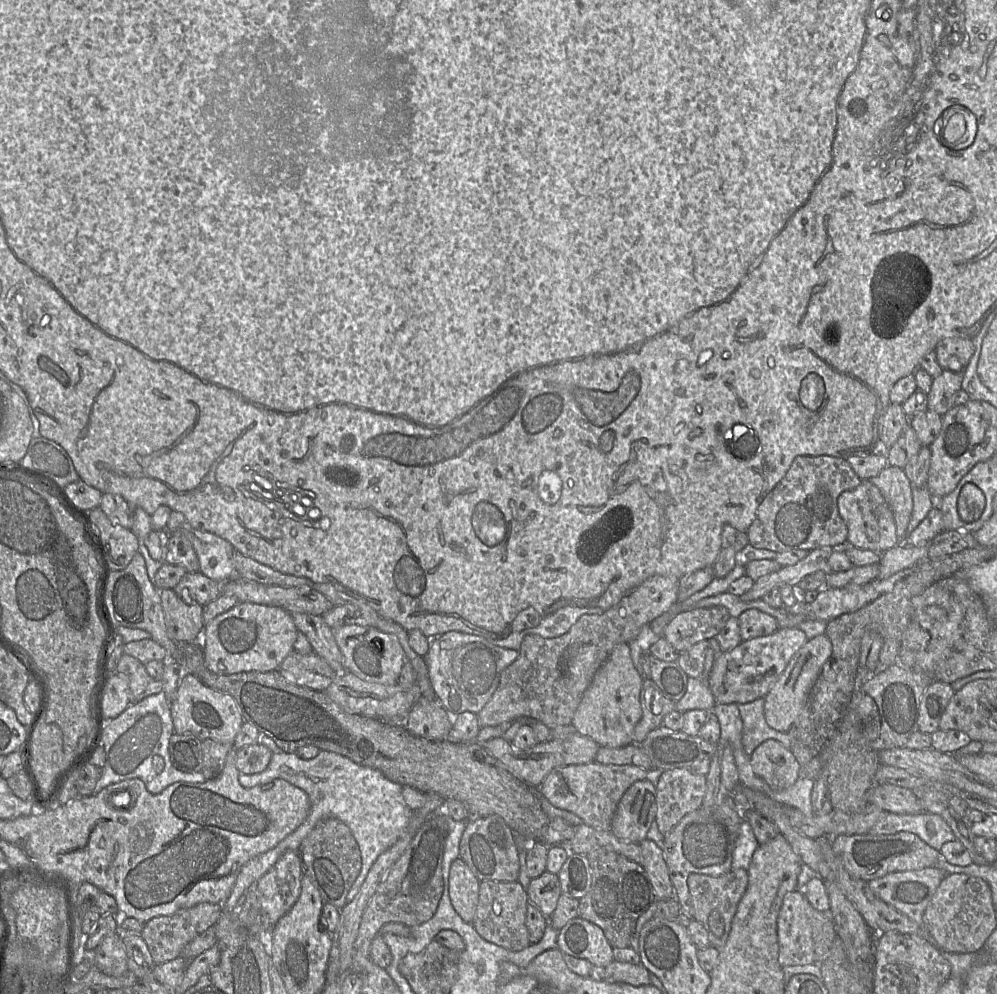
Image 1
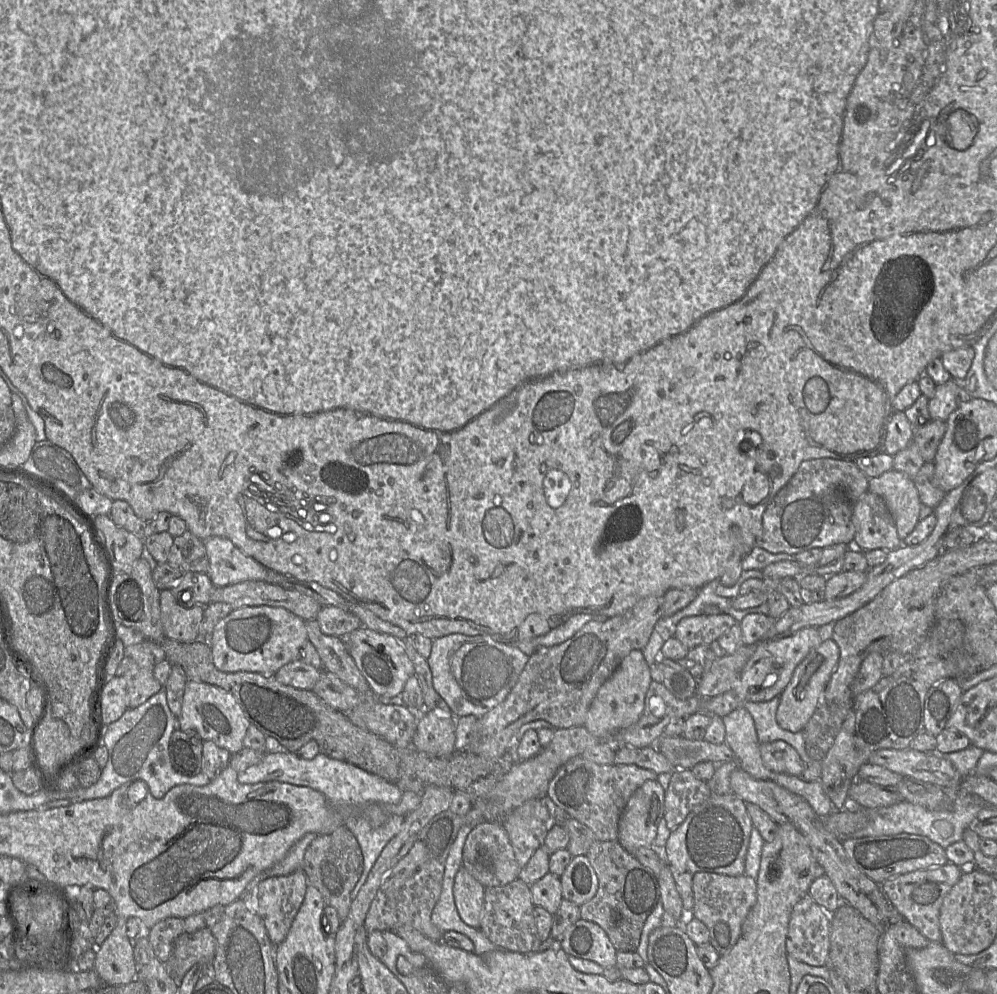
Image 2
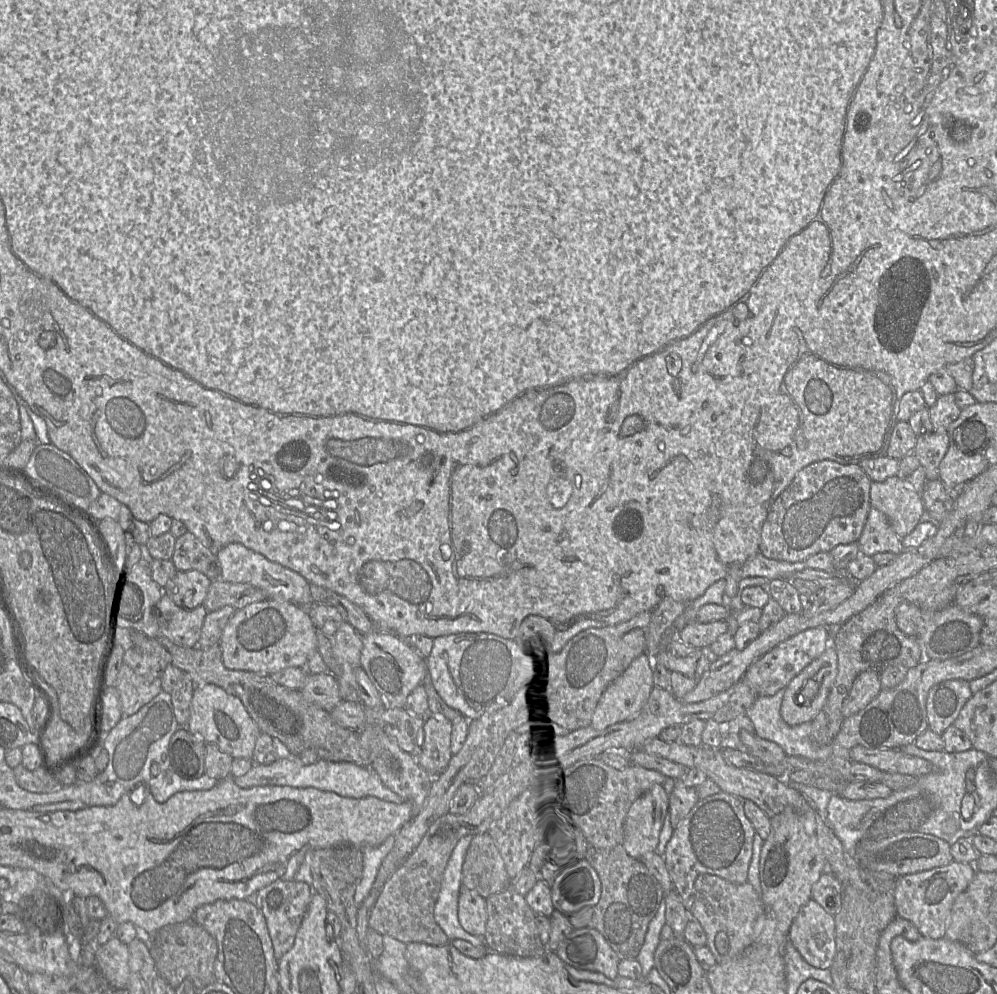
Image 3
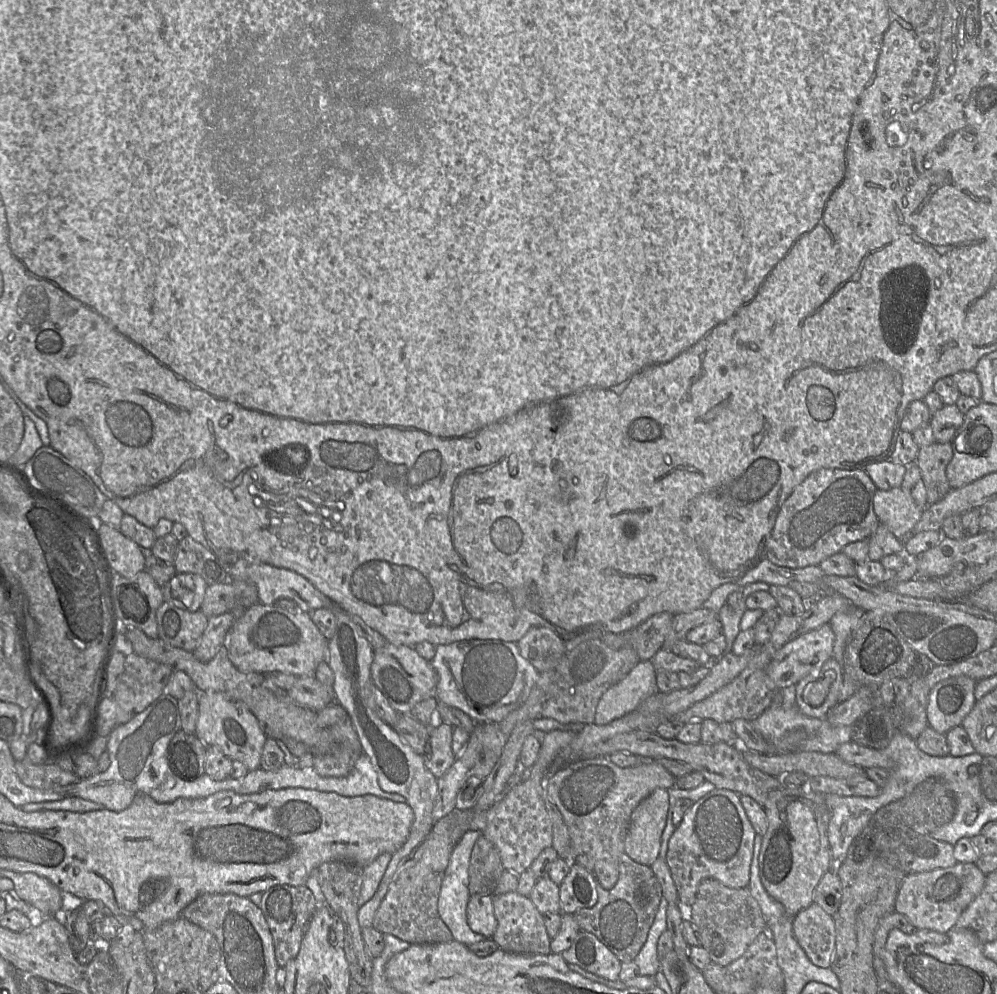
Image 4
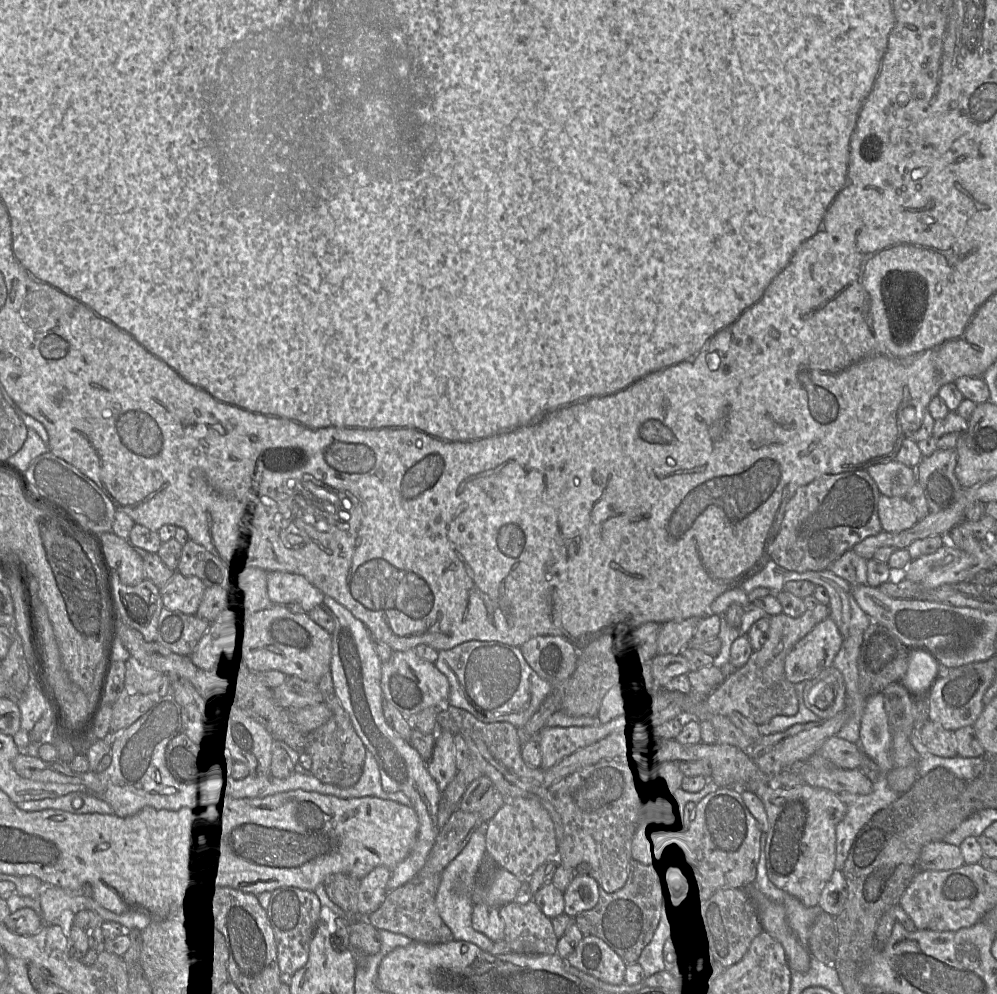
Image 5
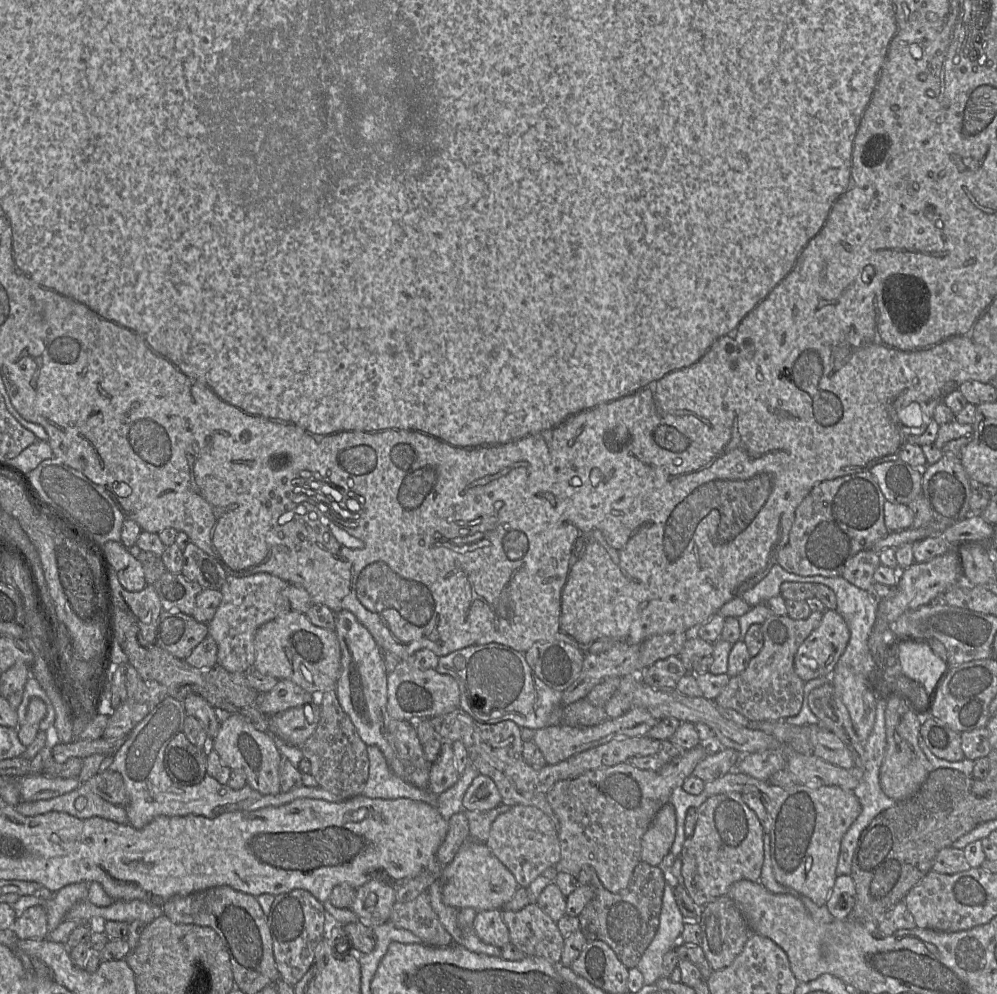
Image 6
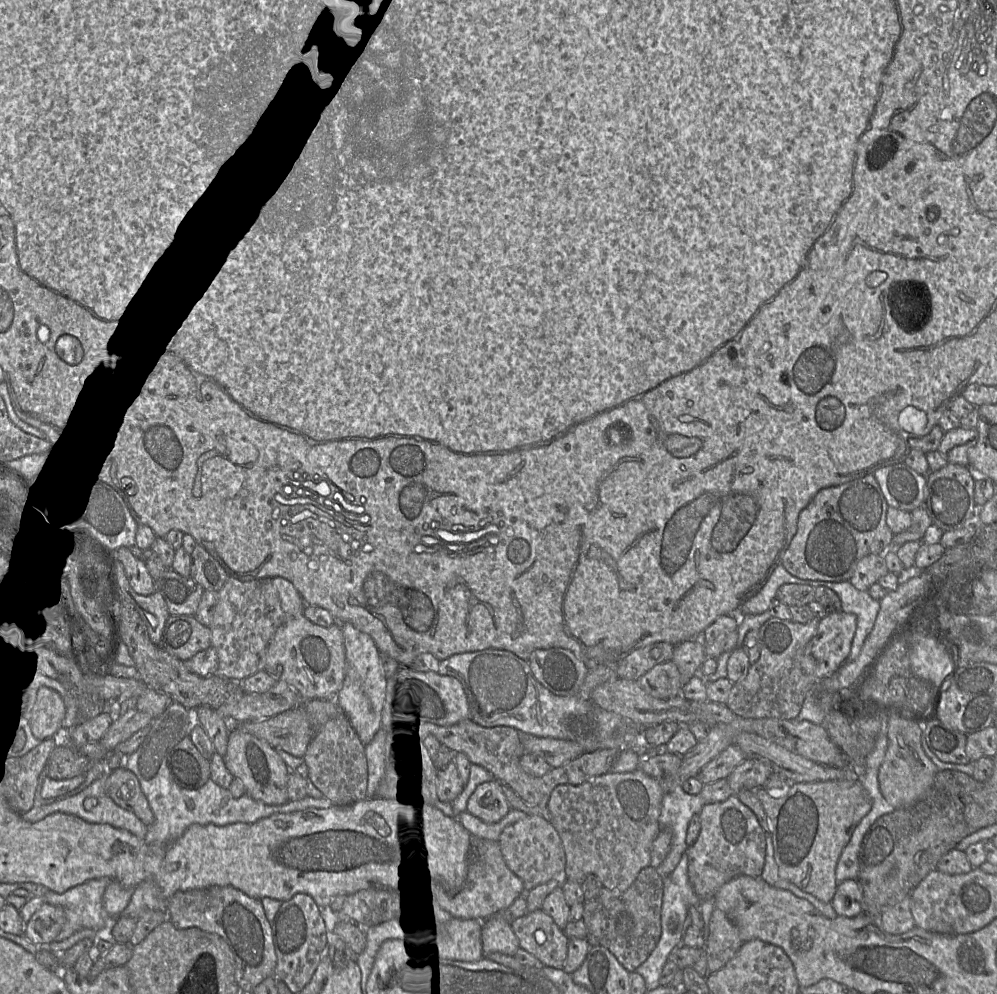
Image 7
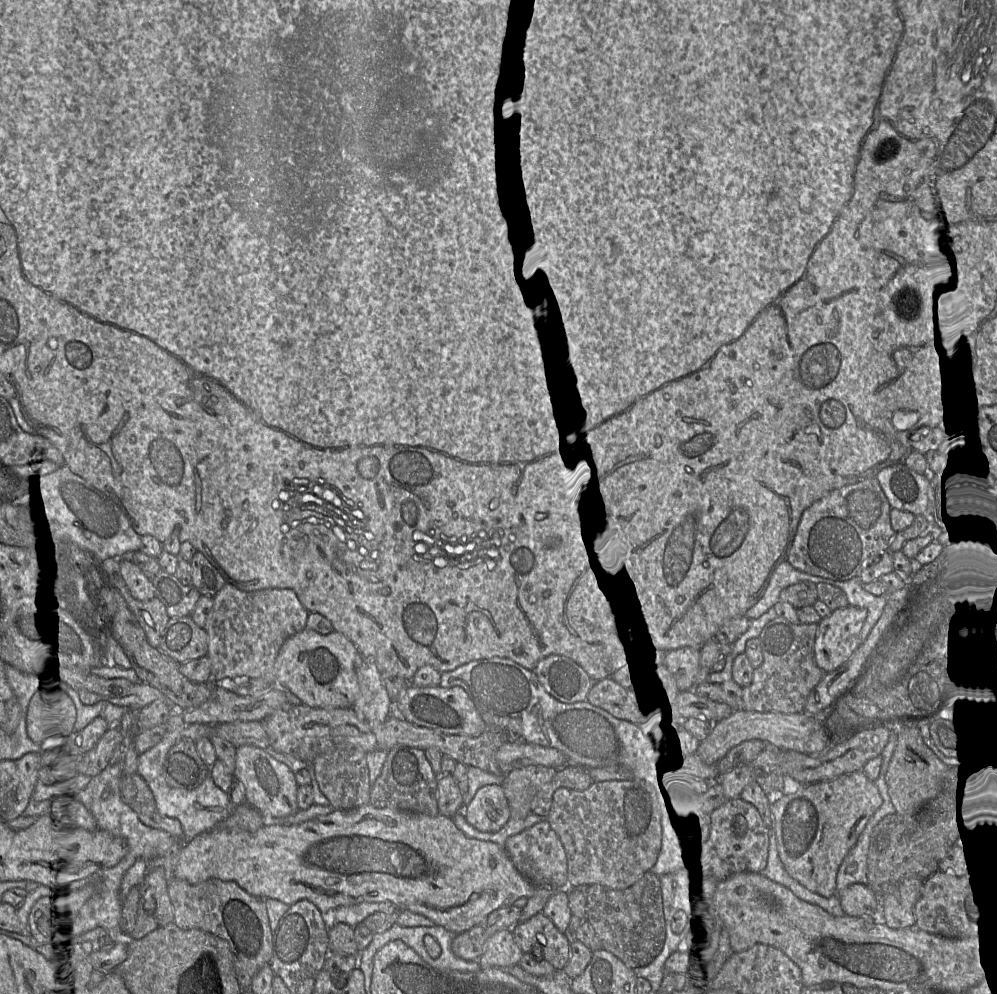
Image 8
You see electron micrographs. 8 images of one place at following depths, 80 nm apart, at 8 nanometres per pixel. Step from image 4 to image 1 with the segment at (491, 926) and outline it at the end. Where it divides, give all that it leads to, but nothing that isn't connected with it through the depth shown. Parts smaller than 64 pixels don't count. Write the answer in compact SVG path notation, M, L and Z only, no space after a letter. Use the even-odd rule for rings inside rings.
M459 857L453 861L449 875L449 894L455 911L471 923L474 919L479 897L480 880Z

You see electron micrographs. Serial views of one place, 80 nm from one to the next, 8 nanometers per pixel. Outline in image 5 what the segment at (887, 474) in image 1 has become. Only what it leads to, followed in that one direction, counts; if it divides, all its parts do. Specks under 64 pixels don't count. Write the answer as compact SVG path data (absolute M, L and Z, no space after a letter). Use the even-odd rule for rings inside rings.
M881 494L878 500L878 515L882 529L887 532L901 532L918 521L914 508L905 497Z

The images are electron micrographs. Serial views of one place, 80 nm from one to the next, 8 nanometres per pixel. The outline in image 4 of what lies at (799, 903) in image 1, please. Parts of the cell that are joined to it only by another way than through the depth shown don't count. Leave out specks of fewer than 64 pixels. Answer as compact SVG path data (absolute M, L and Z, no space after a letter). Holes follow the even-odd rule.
M814 901L793 917L793 934L810 961L829 968L835 951L835 924Z

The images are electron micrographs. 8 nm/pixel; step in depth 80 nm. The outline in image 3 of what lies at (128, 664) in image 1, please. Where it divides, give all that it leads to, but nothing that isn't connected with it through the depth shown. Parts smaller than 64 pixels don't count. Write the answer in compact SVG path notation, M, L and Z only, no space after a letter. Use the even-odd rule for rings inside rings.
M124 665L116 680L123 716L131 716L162 692L159 678L145 678Z

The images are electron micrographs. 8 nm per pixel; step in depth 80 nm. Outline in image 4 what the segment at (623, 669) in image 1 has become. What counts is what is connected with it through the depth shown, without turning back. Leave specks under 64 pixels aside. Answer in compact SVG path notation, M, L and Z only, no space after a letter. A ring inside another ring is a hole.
M640 660L623 679L603 693L593 723L606 725L637 710L656 691L656 670L653 663L650 660Z

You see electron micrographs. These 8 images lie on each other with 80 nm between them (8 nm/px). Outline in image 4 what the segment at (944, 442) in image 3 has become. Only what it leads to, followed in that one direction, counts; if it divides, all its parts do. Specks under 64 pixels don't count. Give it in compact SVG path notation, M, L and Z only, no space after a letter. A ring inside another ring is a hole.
M934 442L919 449L915 463L926 487L928 505L939 502L952 489L946 476L946 468L952 457L951 442Z

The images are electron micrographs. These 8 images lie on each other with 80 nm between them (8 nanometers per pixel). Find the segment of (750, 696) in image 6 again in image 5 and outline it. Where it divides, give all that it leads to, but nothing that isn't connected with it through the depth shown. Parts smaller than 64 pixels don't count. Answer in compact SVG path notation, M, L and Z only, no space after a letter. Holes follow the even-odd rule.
M820 602L797 618L784 613L770 616L765 643L758 651L752 652L744 666L734 670L720 686L705 697L709 710L721 716L738 712L757 726L767 724L775 716L795 715L799 702L795 685L785 676L785 658L799 640L828 616L828 606Z

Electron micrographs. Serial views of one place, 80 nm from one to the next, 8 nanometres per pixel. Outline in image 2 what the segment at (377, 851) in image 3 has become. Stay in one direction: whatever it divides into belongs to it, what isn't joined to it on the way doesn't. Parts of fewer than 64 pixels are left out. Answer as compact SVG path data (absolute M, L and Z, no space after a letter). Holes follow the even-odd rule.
M393 815L385 824L379 827L373 827L363 818L350 818L347 820L345 826L355 836L363 856L363 872L351 892L352 900L365 884L370 871L383 849L400 831L404 820L405 816Z

